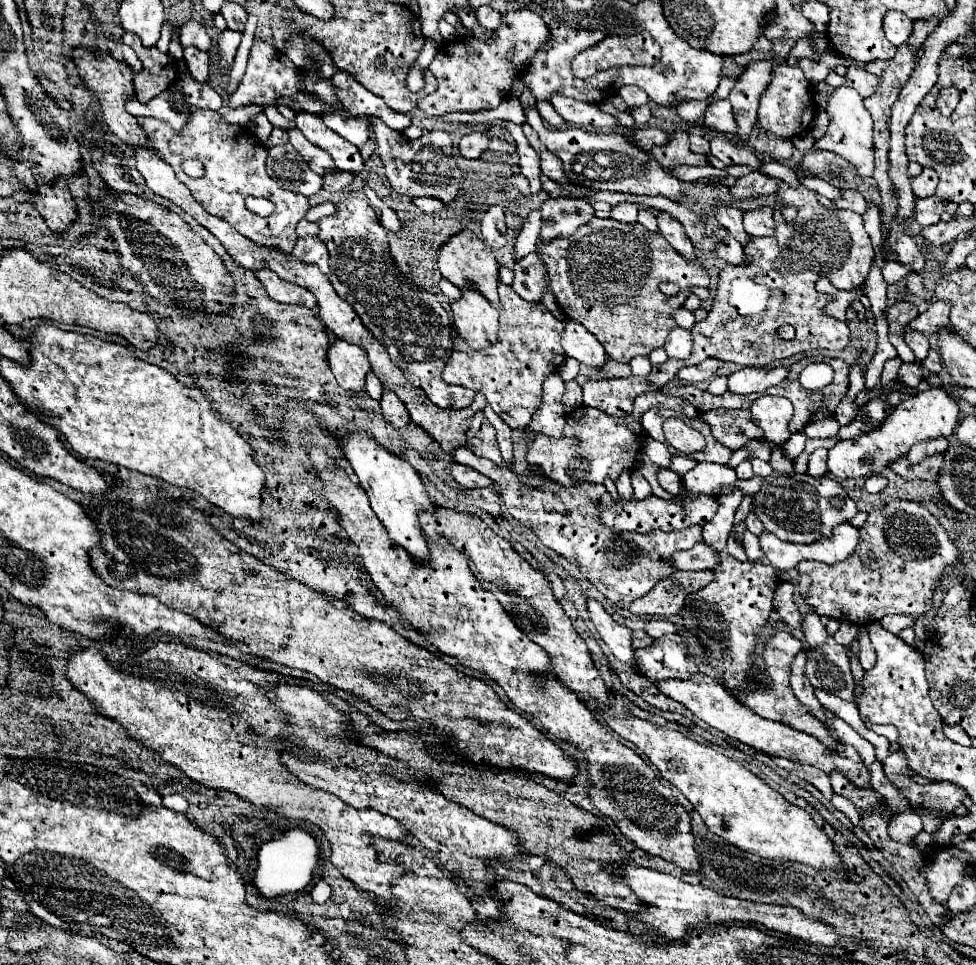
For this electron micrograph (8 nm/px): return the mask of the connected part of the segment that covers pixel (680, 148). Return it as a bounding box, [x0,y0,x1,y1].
[652,132,704,166]

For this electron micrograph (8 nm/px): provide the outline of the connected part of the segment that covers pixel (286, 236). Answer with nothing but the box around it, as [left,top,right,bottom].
[136,84,310,254]

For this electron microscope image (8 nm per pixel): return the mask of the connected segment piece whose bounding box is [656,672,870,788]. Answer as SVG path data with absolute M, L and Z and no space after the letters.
M700 672L700 674L694 674L692 678L686 678L686 680L678 680L678 678L658 680L656 686L660 692L664 692L672 700L684 704L694 716L698 716L710 728L724 732L728 738L740 740L742 744L748 744L748 746L752 746L760 752L772 754L772 756L780 756L780 758L788 758L788 760L794 760L800 764L814 766L826 774L840 772L848 778L848 782L852 782L852 786L870 788L870 770L864 766L860 754L852 746L844 746L838 742L834 748L826 748L818 738L812 738L806 732L798 732L782 722L764 720L756 712L752 712L744 704L740 704L734 696L730 696L726 692L726 688L716 678L710 678Z

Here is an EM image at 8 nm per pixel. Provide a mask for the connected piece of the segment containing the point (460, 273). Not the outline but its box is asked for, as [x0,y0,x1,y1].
[438,232,500,308]

